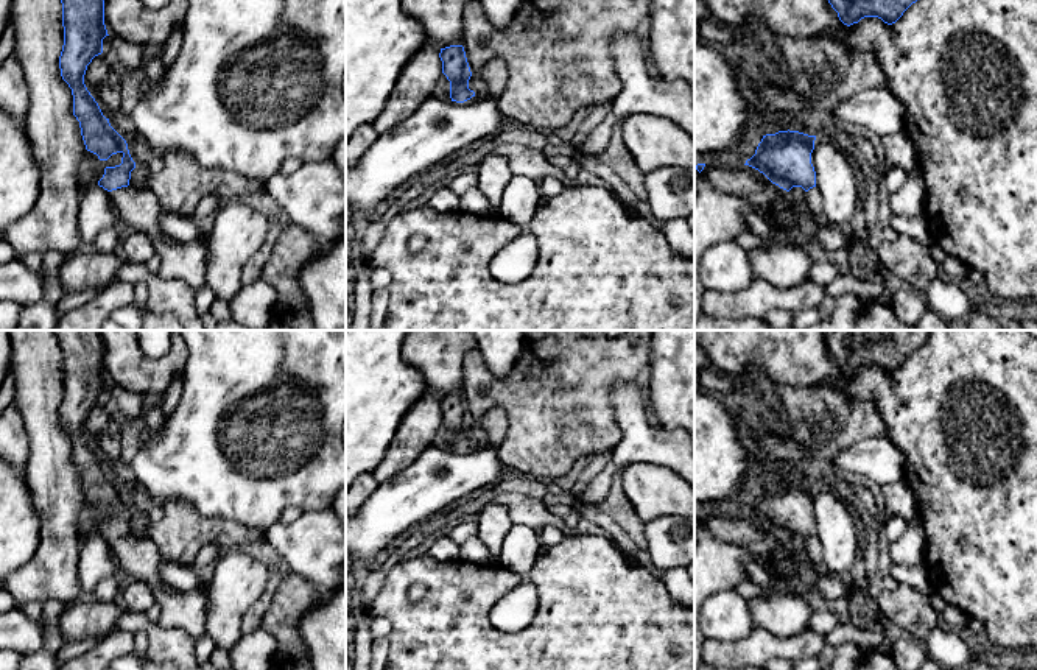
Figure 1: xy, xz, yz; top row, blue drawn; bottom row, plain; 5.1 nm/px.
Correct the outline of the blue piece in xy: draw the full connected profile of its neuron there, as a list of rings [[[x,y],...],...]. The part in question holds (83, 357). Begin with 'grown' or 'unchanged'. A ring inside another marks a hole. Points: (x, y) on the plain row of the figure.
grown; [[[54,330],[62,352],[64,394],[59,405],[62,428],[69,433],[73,444],[73,464],[79,471],[86,499],[97,503],[100,510],[107,510],[112,503],[121,502],[121,513],[106,516],[98,534],[109,541],[111,552],[118,570],[126,572],[132,580],[145,581],[160,606],[159,626],[179,628],[192,637],[199,639],[206,633],[206,597],[202,591],[178,592],[168,587],[159,572],[160,553],[148,536],[135,538],[129,534],[131,520],[135,517],[126,489],[111,475],[84,433],[84,424],[92,408],[103,402],[103,388],[107,383],[104,374],[104,349],[101,330]]]

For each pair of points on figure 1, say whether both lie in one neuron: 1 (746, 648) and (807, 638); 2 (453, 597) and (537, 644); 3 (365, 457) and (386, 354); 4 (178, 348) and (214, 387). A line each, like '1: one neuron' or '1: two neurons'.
1: one neuron
2: one neuron
3: one neuron
4: two neurons

